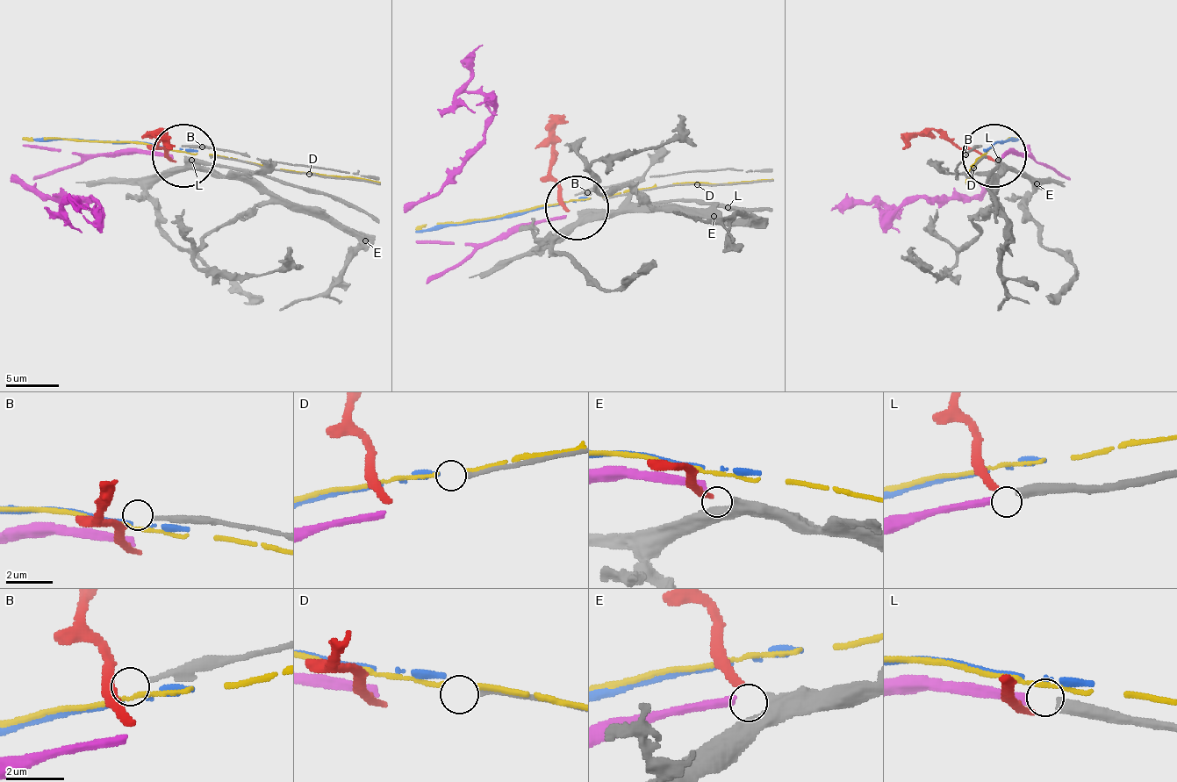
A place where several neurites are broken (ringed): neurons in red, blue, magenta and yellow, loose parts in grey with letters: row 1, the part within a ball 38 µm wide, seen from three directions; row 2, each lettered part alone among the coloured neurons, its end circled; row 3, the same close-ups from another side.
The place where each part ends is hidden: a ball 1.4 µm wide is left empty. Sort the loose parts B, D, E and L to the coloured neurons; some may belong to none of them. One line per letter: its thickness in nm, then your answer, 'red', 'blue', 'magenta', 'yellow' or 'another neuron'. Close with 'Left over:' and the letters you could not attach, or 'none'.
B: calibre 160 nm; another neuron
D: calibre 170 nm; another neuron
E: calibre 480 nm; red
L: calibre 420 nm; magenta
Left over: B, D

